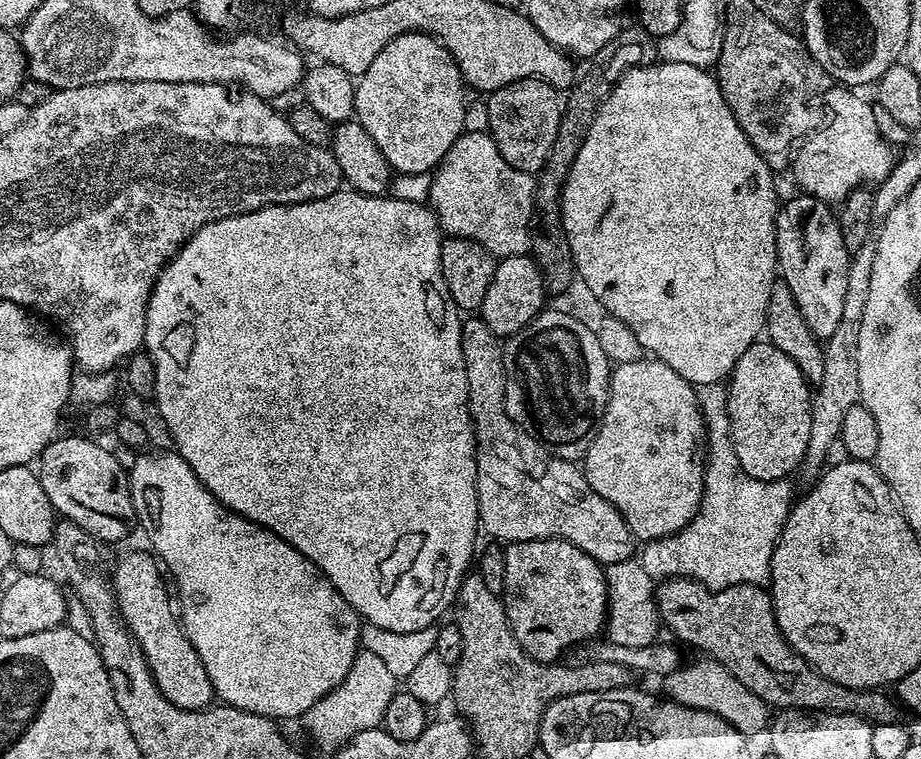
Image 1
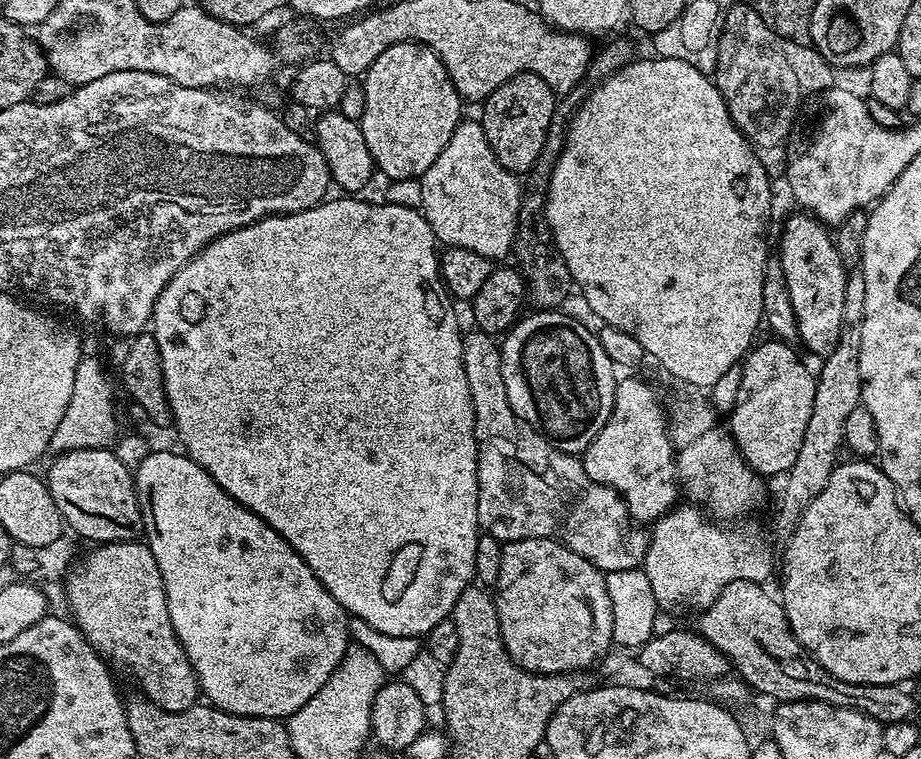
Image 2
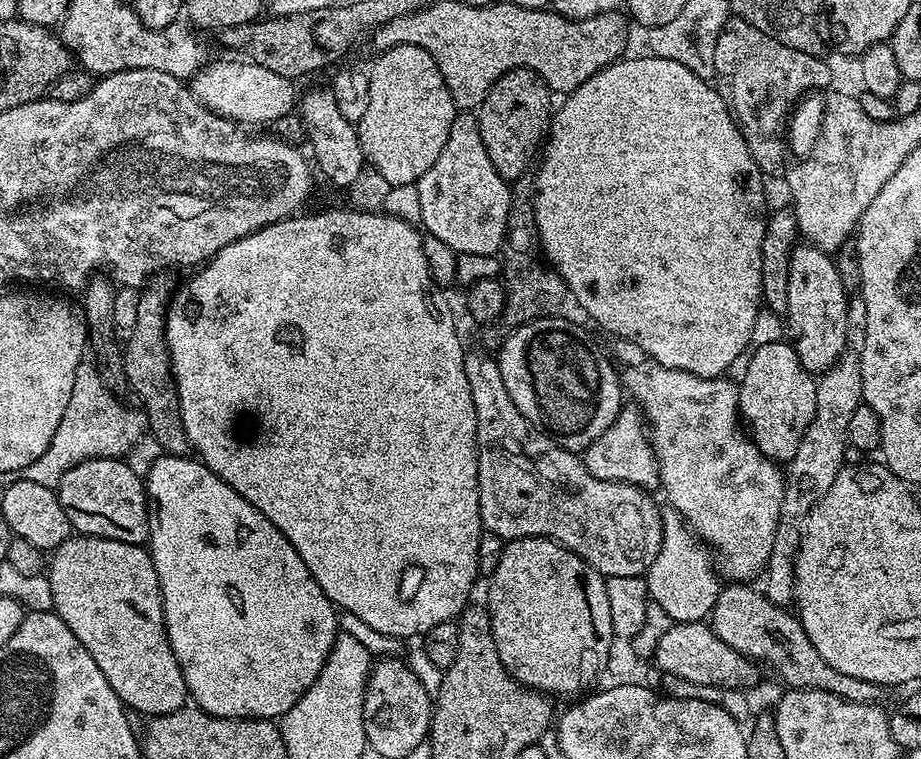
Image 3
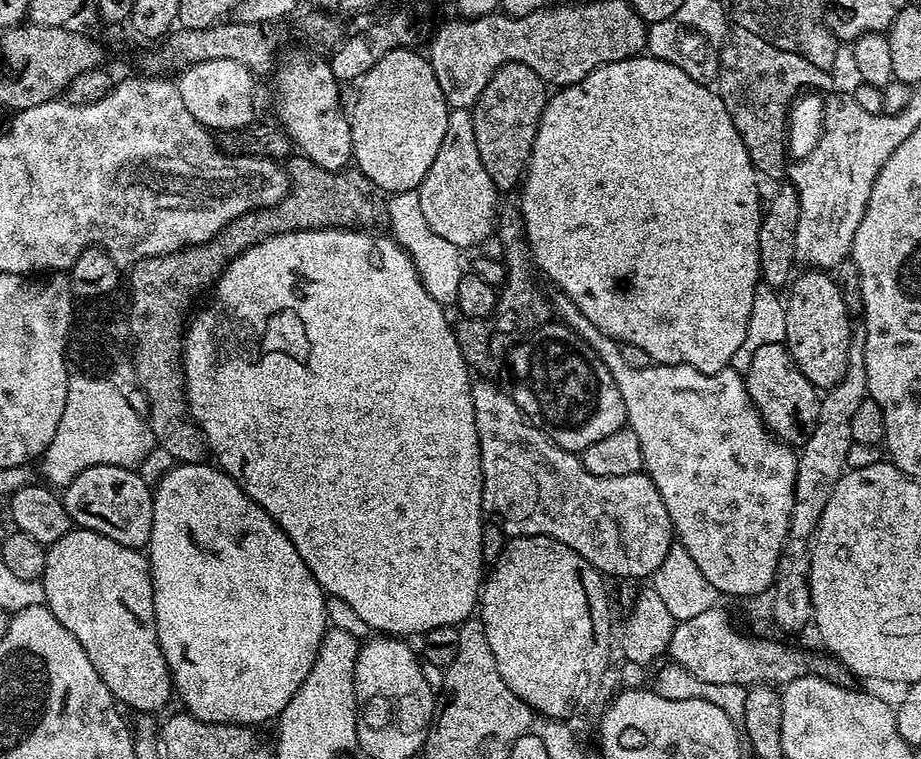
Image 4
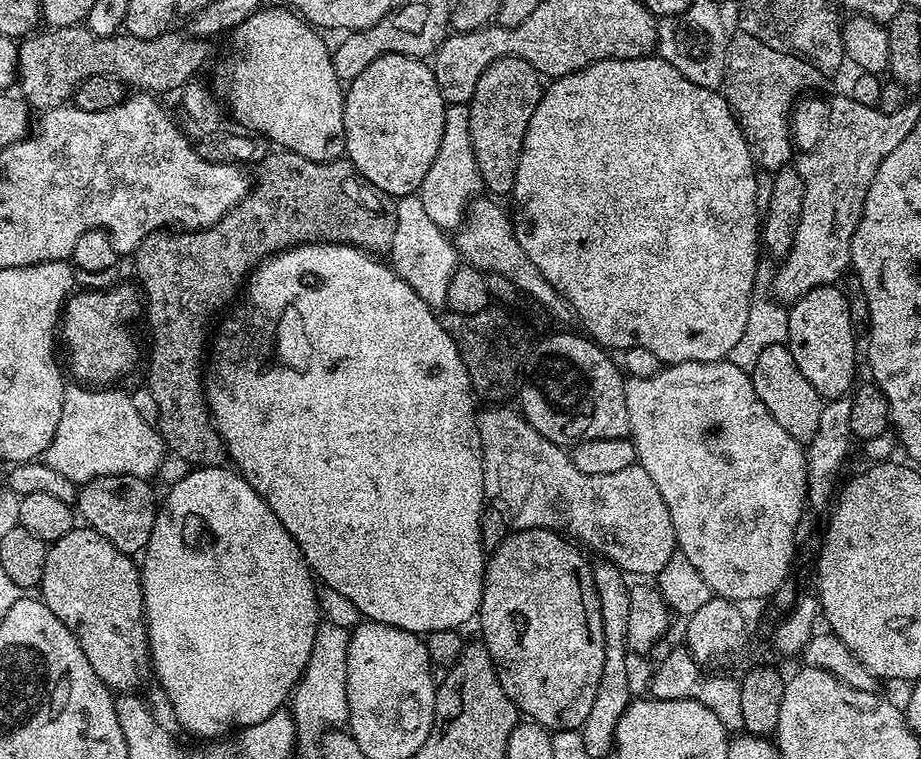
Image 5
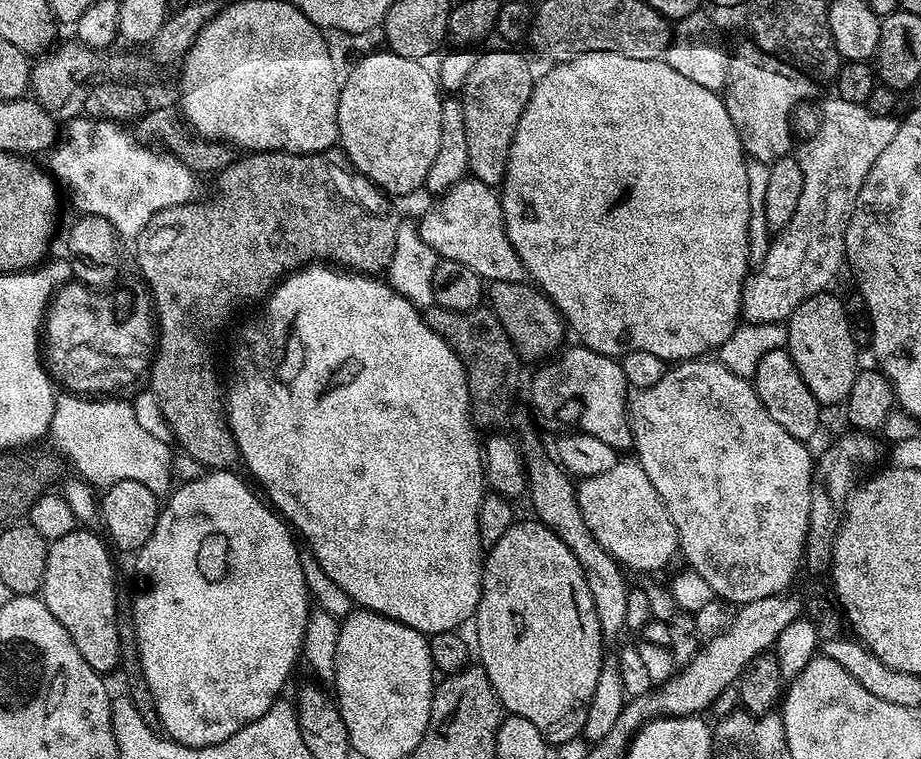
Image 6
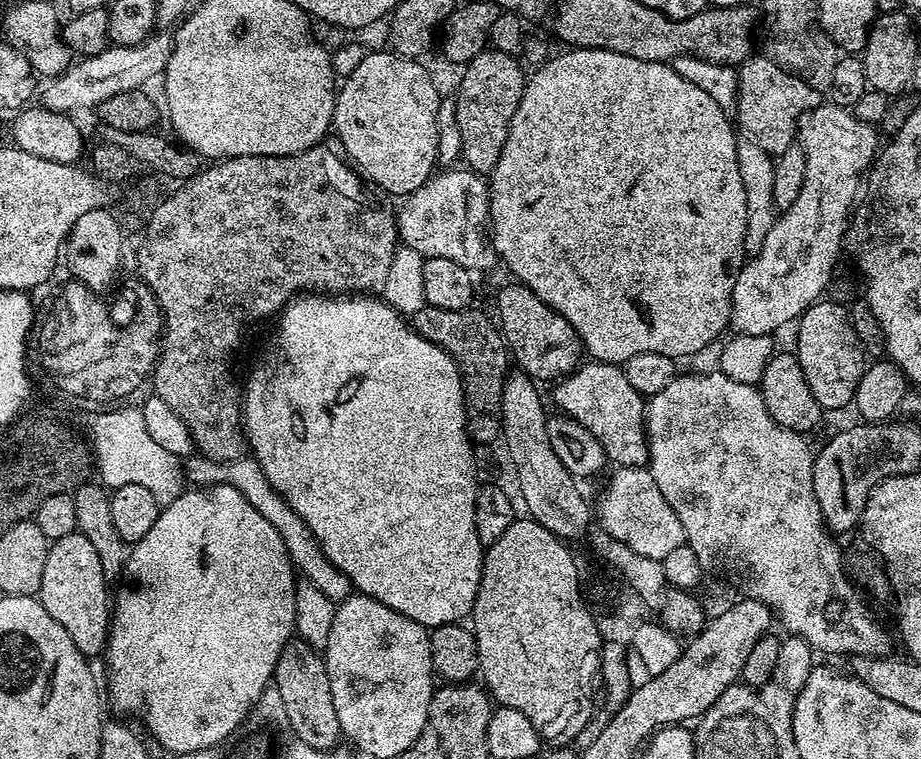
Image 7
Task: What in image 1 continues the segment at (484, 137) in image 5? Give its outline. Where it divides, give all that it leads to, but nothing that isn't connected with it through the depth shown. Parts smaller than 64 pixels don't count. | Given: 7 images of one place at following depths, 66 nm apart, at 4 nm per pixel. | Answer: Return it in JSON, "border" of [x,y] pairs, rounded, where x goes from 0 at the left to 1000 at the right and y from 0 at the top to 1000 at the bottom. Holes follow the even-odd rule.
{"border":[[[564,105],[536,119],[529,132],[528,169],[544,199],[545,208],[564,225],[585,228],[595,211],[597,192],[602,192],[602,182],[606,182],[610,146],[609,123],[592,105]]]}

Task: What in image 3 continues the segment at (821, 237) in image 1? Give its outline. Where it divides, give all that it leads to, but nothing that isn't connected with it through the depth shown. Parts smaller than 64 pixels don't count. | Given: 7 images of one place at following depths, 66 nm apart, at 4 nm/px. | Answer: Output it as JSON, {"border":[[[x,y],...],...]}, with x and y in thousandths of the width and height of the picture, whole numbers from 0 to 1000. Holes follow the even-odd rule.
{"border":[[[865,320],[858,340],[858,398],[853,412],[853,437],[860,458],[877,490],[899,490],[916,468],[921,457],[922,394],[922,386],[914,377],[914,366],[910,366],[907,341],[883,321]]]}

